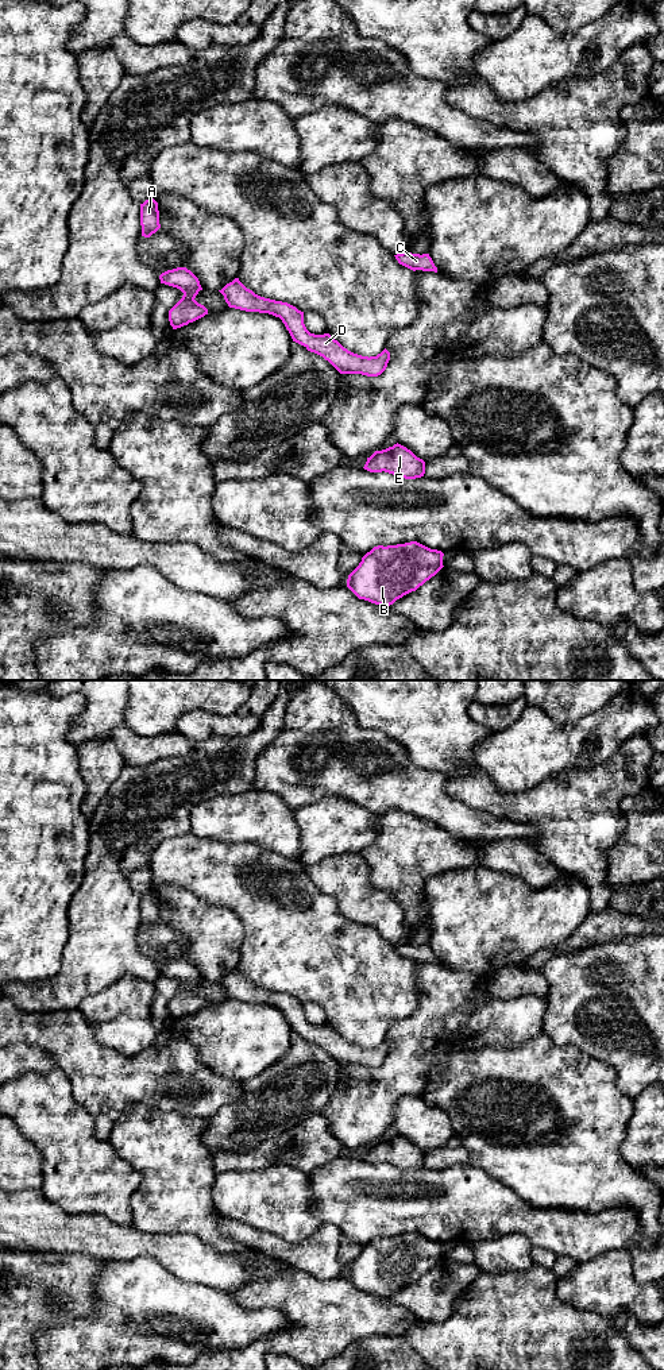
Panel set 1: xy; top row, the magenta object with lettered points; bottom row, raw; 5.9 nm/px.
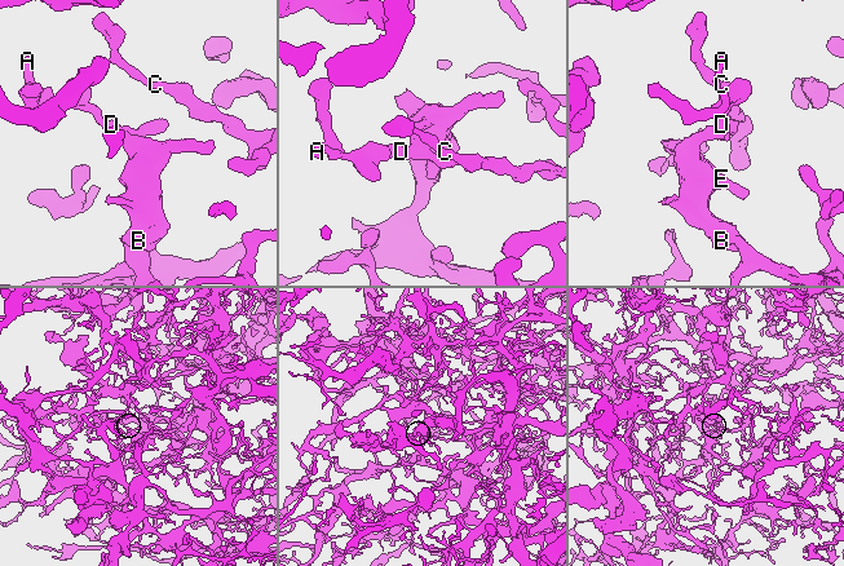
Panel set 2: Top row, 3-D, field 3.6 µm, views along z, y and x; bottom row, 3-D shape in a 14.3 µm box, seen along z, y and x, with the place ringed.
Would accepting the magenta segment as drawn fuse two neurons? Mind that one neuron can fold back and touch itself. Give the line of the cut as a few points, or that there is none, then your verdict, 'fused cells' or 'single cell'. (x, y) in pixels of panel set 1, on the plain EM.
cut none; single cell

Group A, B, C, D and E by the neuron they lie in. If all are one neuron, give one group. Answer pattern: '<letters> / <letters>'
A B C D E

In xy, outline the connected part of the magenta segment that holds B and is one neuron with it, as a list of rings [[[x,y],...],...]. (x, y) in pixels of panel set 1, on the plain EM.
[[[417,1232],[378,1236],[348,1266],[347,1278],[359,1290],[390,1297],[435,1267],[444,1258],[443,1247]]]

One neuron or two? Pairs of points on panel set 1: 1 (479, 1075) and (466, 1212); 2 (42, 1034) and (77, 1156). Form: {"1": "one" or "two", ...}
{"1": "two", "2": "two"}

